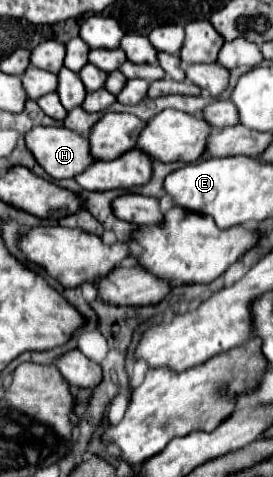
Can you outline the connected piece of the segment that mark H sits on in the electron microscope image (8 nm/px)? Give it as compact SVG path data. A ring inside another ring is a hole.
M35 127L27 131L25 135L25 145L37 159L37 163L53 177L53 179L71 179L77 173L85 171L95 159L89 153L89 145L85 137L79 137L71 133L65 127Z

